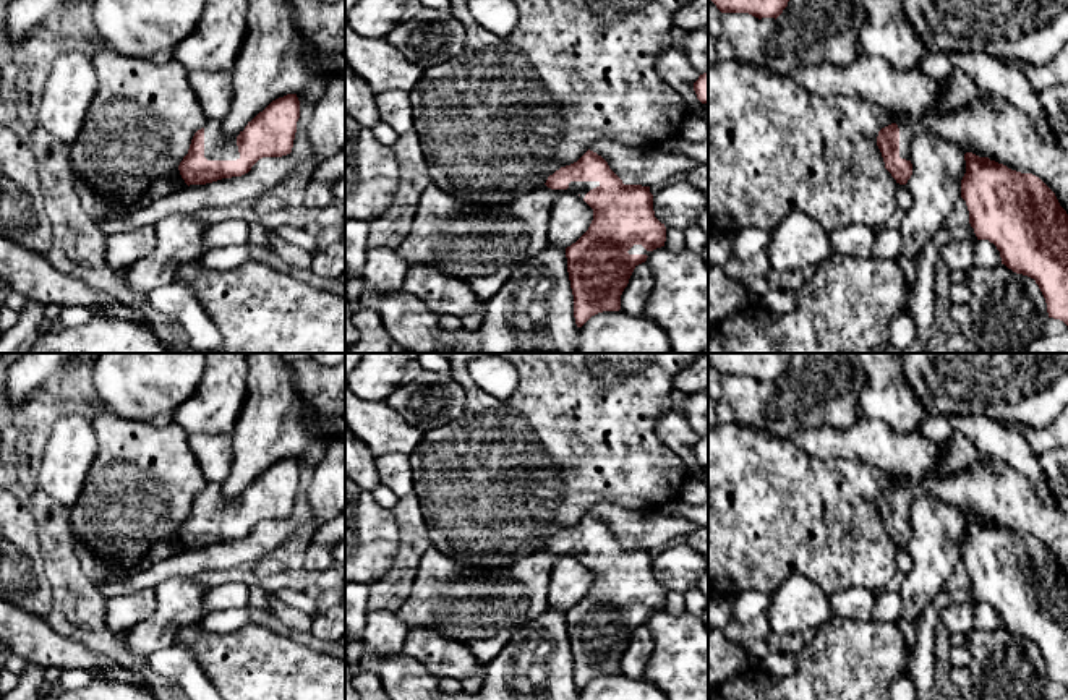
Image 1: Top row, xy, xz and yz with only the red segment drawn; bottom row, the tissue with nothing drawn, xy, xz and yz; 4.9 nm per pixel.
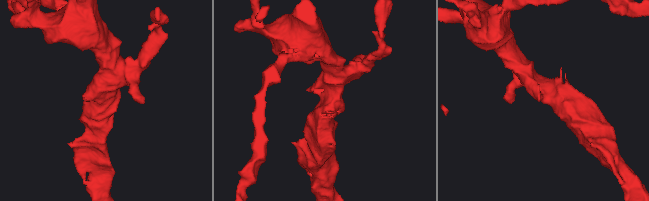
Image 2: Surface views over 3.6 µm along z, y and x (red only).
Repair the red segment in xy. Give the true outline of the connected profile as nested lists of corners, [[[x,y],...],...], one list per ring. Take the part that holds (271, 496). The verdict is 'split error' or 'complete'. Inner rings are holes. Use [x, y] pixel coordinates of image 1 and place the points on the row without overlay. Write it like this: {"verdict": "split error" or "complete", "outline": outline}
{"verdict": "split error", "outline": [[[287,457],[272,463],[263,475],[259,475],[237,501],[224,501],[220,497],[220,484],[206,483],[204,489],[198,493],[191,502],[188,517],[178,528],[180,538],[185,543],[183,549],[159,544],[149,551],[139,566],[139,572],[147,570],[156,562],[175,556],[190,548],[206,548],[222,541],[241,540],[263,520],[282,520],[292,515],[297,496],[297,484],[300,481],[300,463],[297,457]]]}

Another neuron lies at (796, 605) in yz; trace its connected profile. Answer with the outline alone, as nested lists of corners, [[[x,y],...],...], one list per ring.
[[[802,575],[784,578],[771,593],[767,608],[770,630],[789,637],[817,630],[833,619],[828,595]]]

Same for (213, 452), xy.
[[[188,434],[188,444],[206,481],[222,484],[232,468],[232,436]]]

